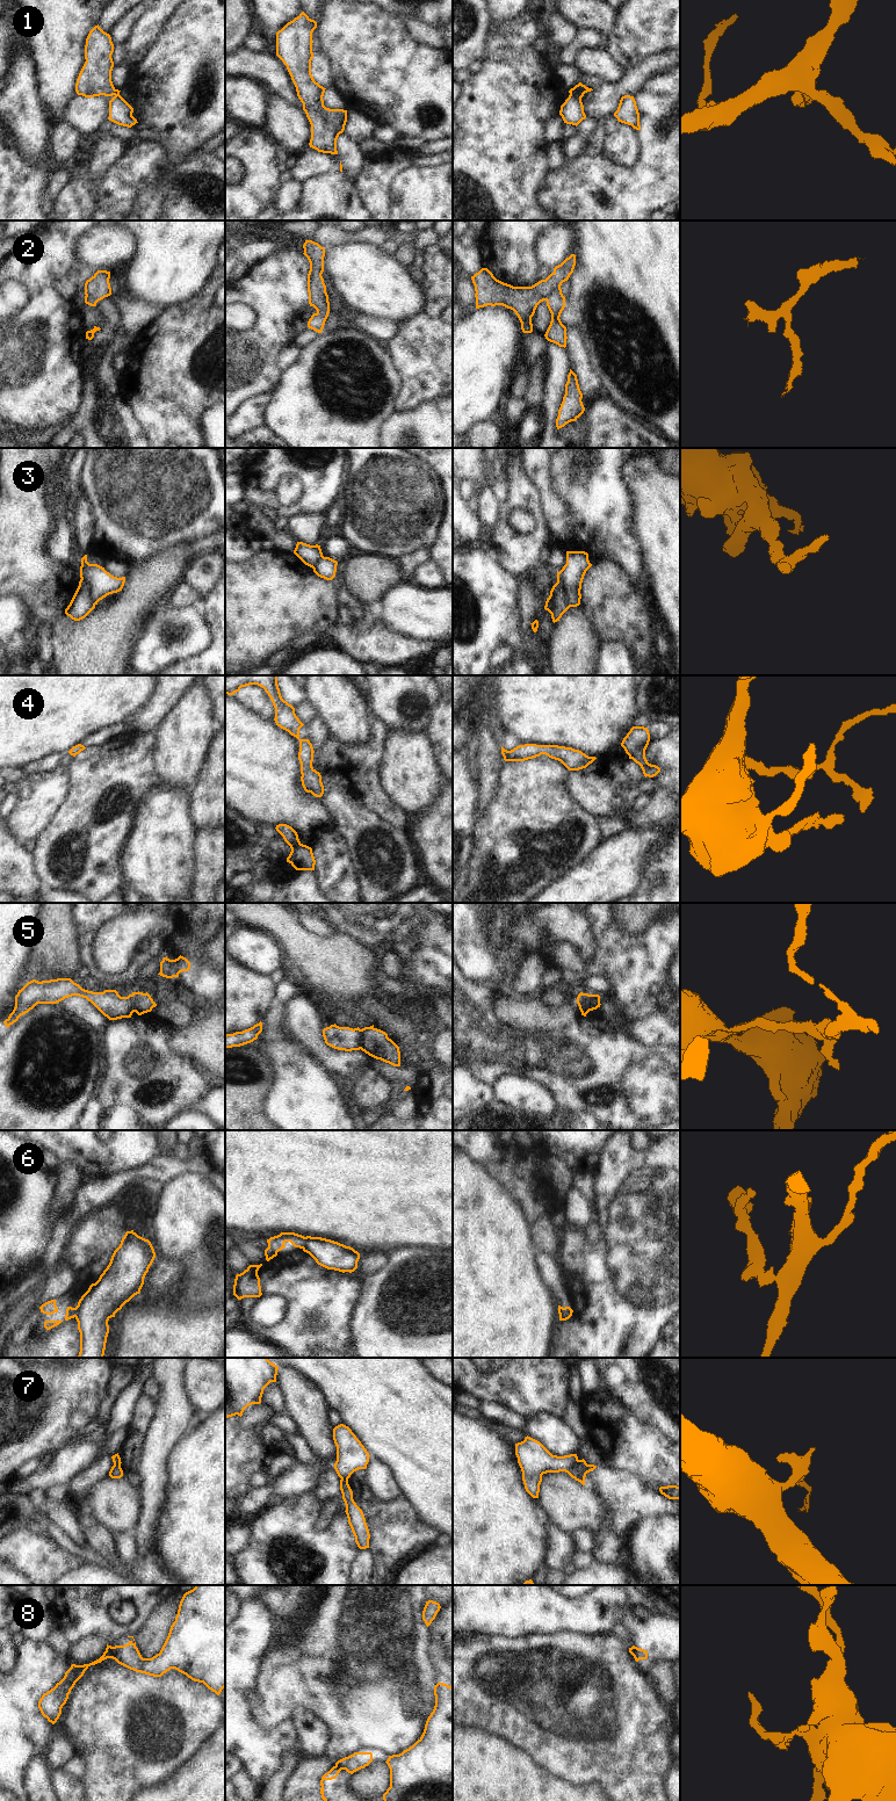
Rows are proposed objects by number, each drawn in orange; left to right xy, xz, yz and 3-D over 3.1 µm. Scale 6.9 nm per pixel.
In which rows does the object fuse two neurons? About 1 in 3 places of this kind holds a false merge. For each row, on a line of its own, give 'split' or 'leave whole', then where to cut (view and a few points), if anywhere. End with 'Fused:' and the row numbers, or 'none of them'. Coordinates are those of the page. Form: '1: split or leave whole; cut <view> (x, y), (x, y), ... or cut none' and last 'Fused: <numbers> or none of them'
1: leave whole; cut none
2: split; cut yz (560, 287), (546, 299)
3: split; cut xy (80, 579), (88, 584), (91, 599), (95, 604)
4: leave whole; cut none
5: split; cut xz (360, 1029), (361, 1048)
6: split; cut xz (304, 1237), (301, 1248)
7: split; cut yz (578, 1460), (566, 1472)
8: split; cut xy (113, 1647), (112, 1657)
Fused: 2, 3, 5, 6, 7, 8

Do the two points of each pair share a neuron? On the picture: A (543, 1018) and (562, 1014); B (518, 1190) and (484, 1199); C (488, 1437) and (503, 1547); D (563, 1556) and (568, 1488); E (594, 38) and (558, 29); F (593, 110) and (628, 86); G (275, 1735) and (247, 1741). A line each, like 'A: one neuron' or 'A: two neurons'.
A: one neuron
B: two neurons
C: one neuron
D: two neurons
E: two neurons
F: one neuron
G: one neuron

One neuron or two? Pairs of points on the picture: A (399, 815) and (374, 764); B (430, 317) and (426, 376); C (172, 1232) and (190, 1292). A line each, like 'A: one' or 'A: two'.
A: one
B: one
C: one

